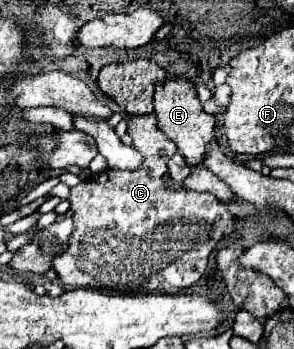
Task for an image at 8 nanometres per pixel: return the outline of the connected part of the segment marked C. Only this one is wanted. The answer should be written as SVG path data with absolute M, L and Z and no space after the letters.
M154 113L132 117L128 121L128 135L132 137L132 147L142 153L144 161L134 171L106 169L92 175L70 189L70 209L74 219L72 237L68 249L52 261L60 283L90 289L112 289L118 293L180 293L182 289L194 285L206 271L208 257L216 243L238 231L238 219L232 215L224 203L220 203L212 193L198 193L182 187L182 183L164 181L166 163L176 153L176 145L158 127Z

